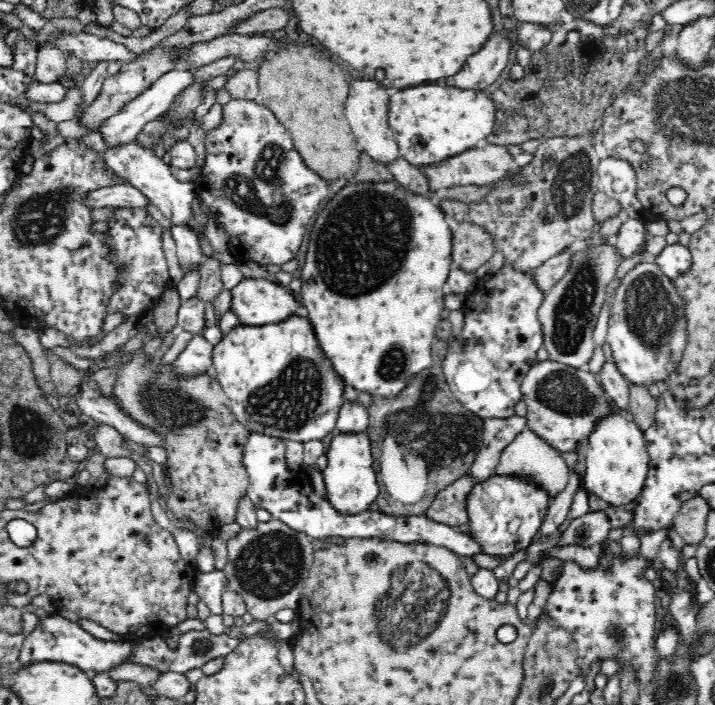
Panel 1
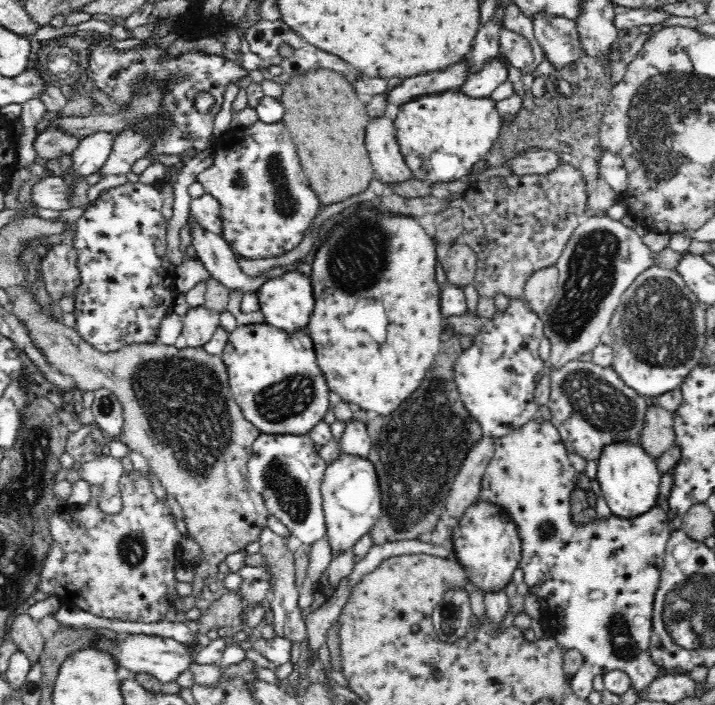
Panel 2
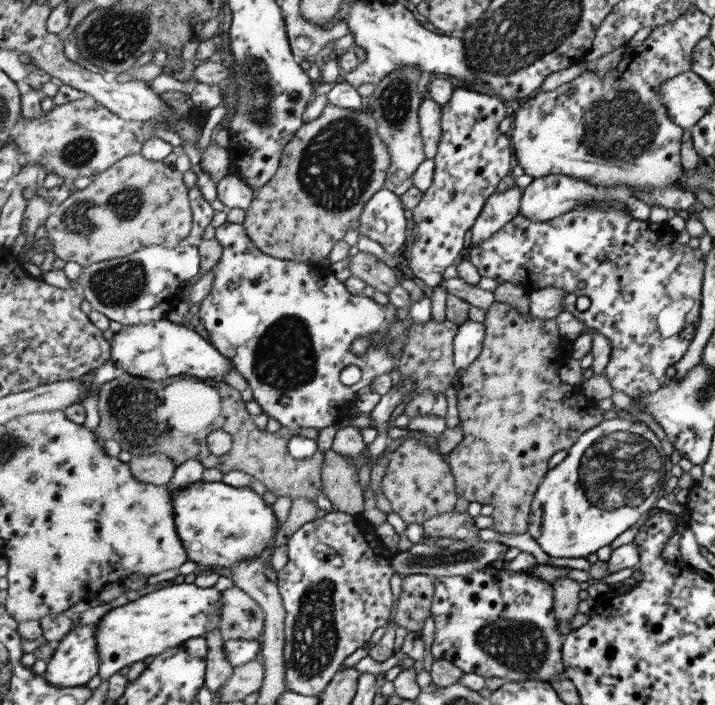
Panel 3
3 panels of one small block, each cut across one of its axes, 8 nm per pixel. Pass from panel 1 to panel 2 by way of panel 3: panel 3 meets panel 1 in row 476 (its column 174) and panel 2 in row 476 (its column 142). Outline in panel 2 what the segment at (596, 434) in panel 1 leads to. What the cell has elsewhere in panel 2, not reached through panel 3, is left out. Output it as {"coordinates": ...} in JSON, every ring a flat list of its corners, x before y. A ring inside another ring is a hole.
{"coordinates":[[631,442,610,444,604,448,597,464,597,479,601,486,604,500,612,514,626,520,634,520,638,516,650,512,660,500,660,470,656,459,652,458,642,446]]}

